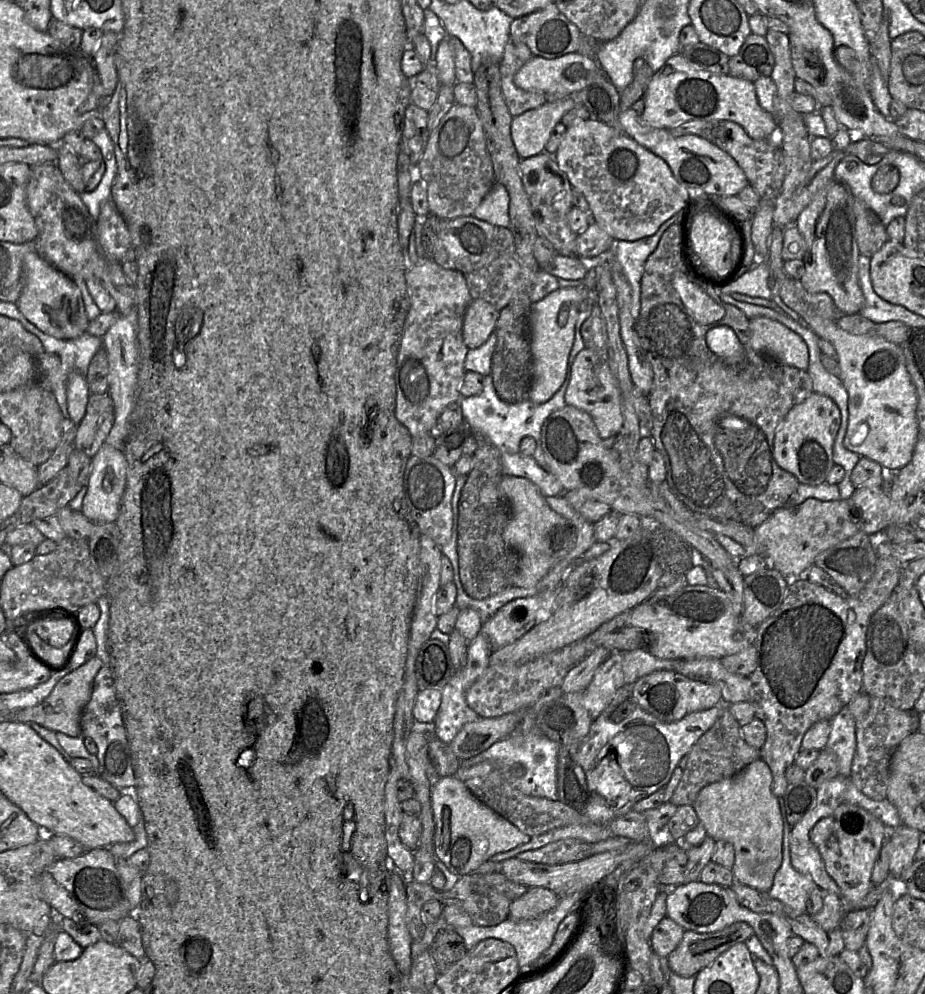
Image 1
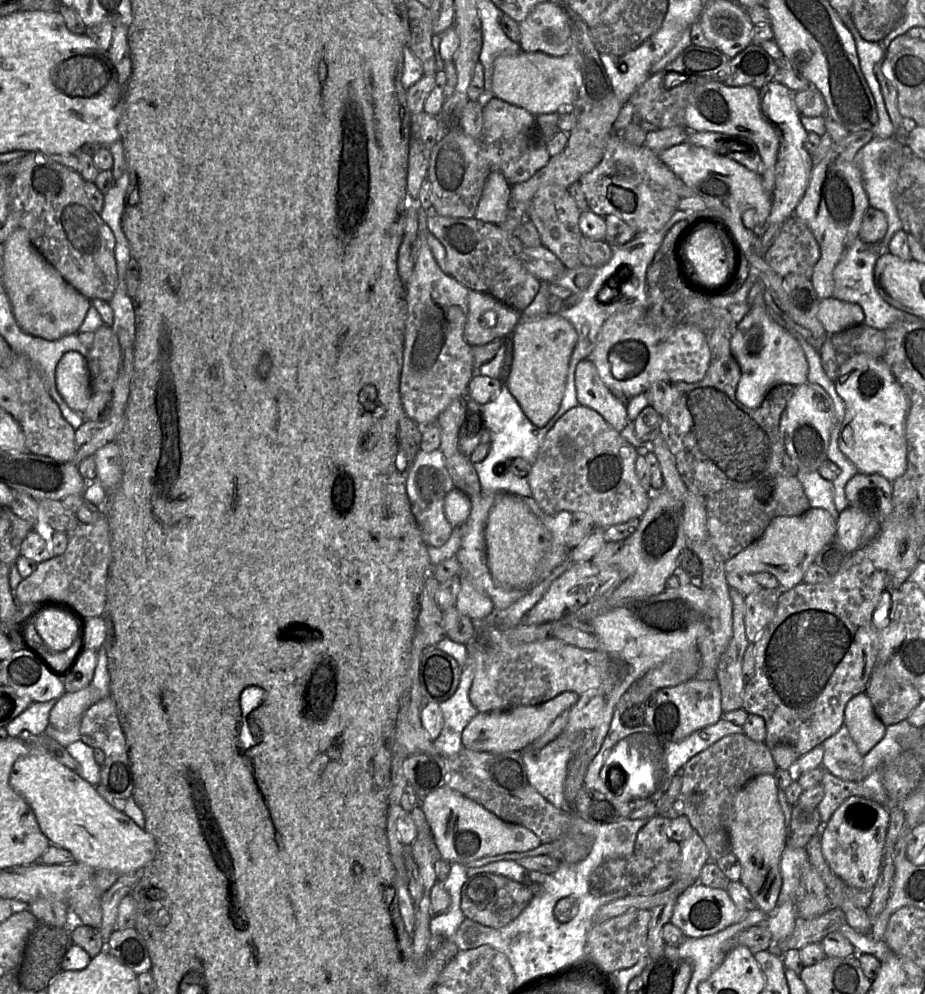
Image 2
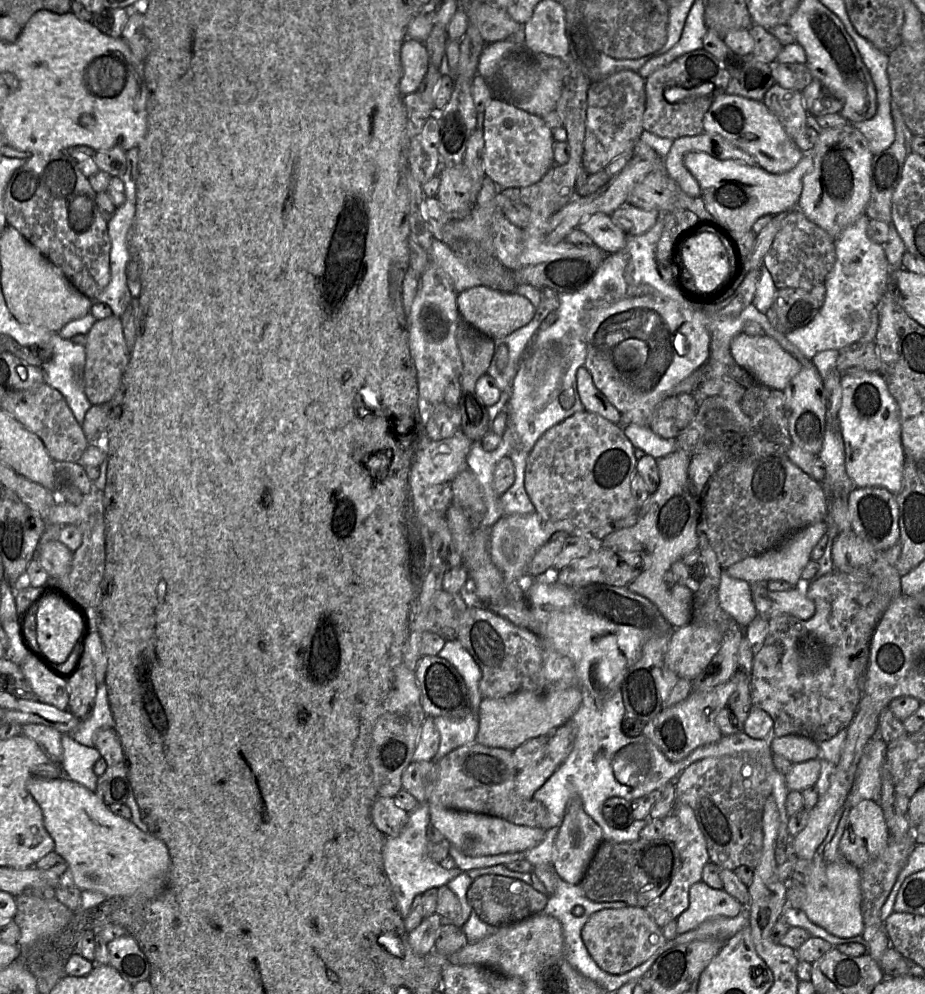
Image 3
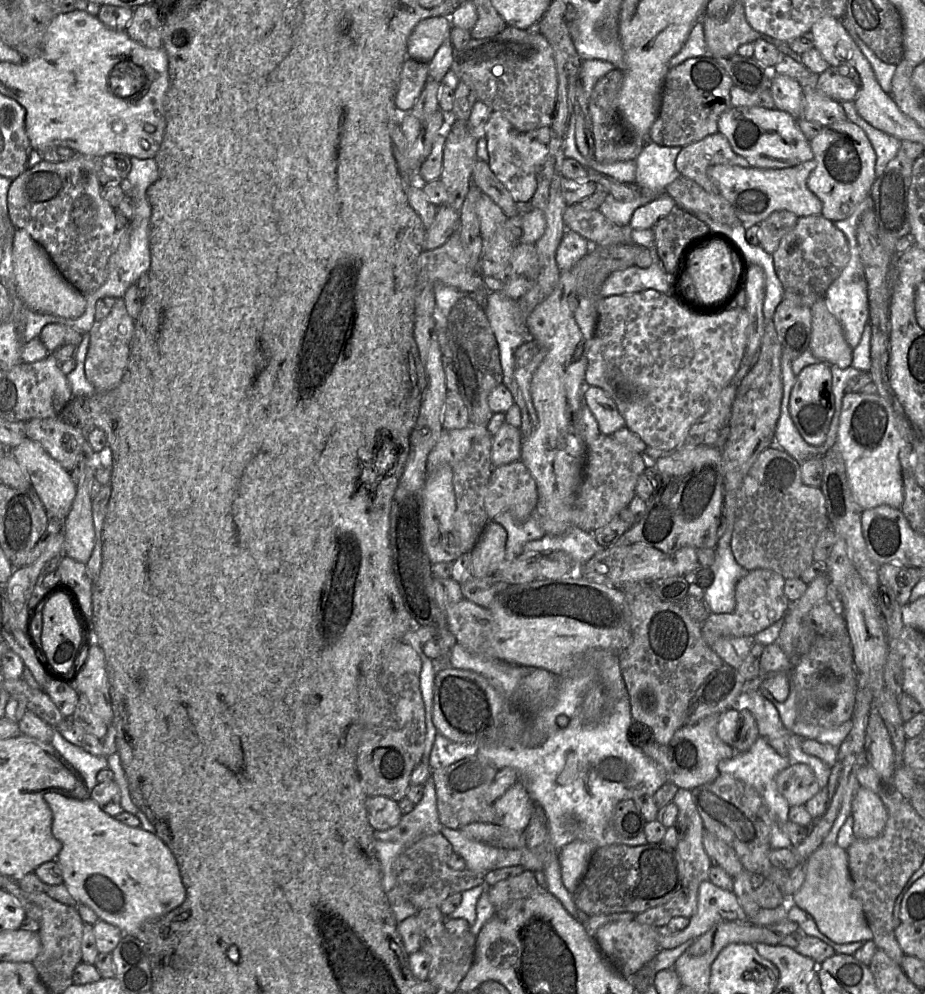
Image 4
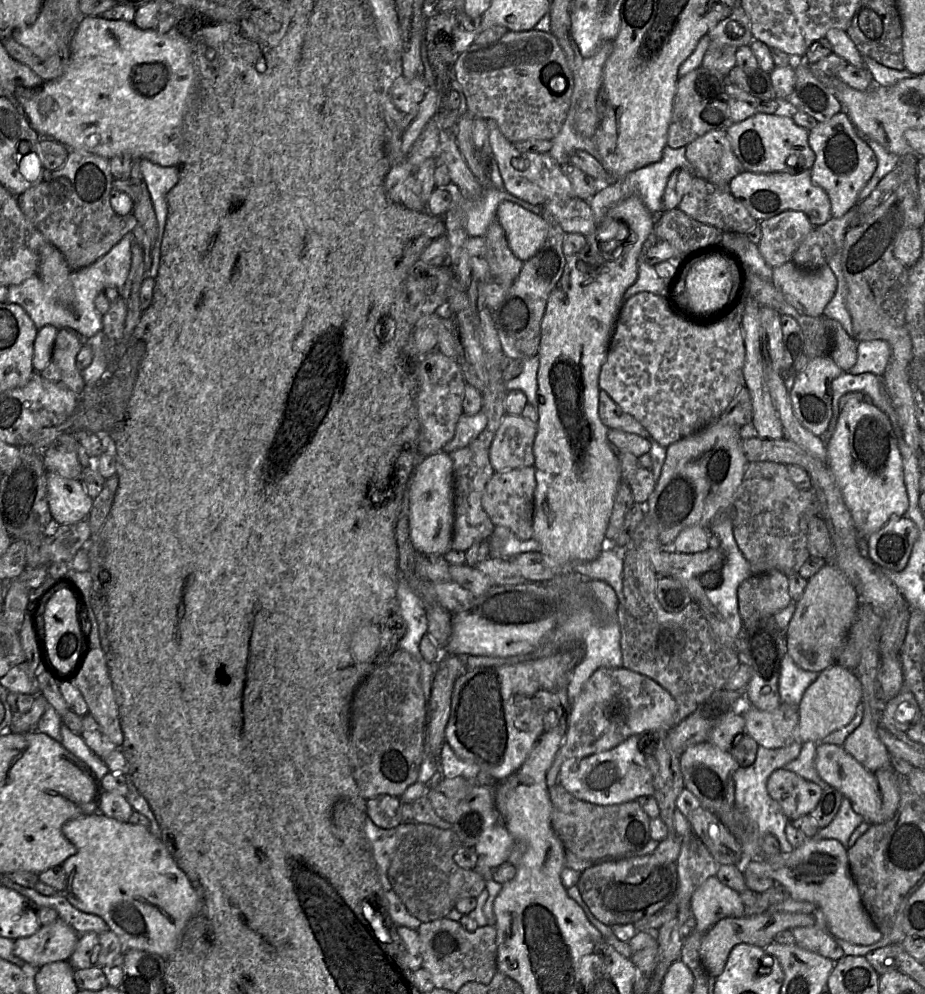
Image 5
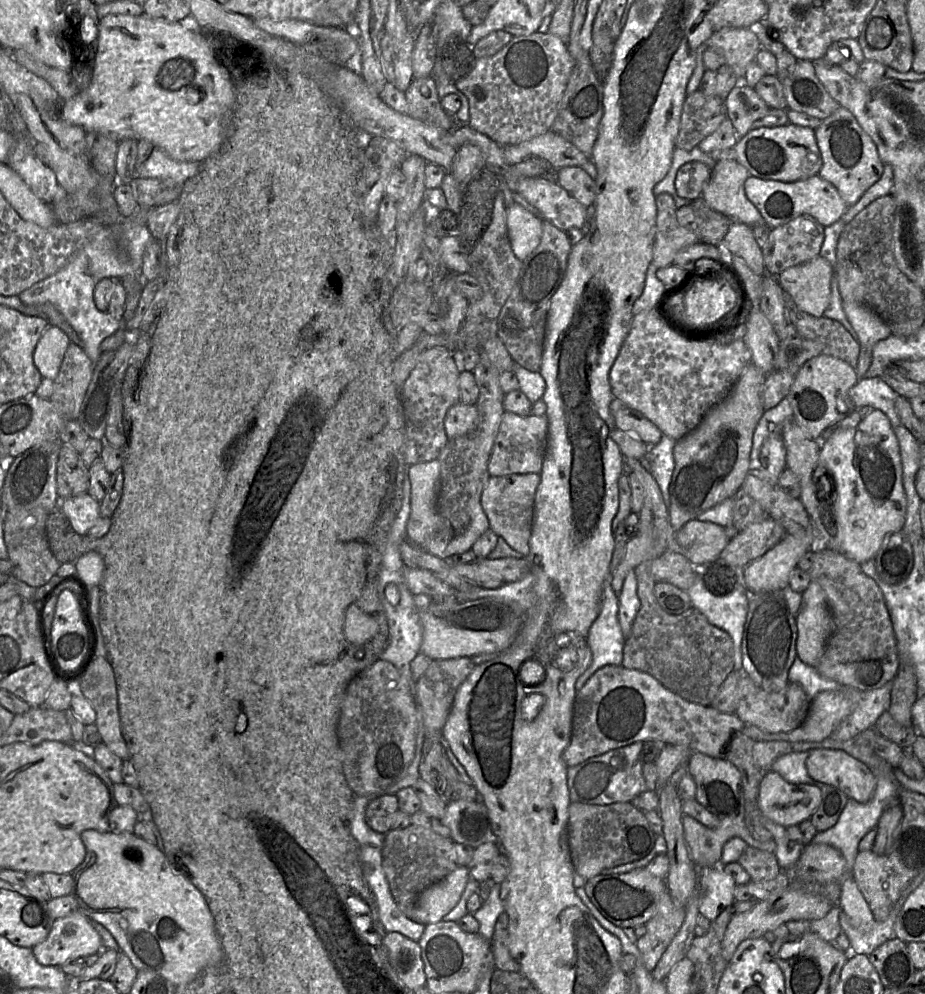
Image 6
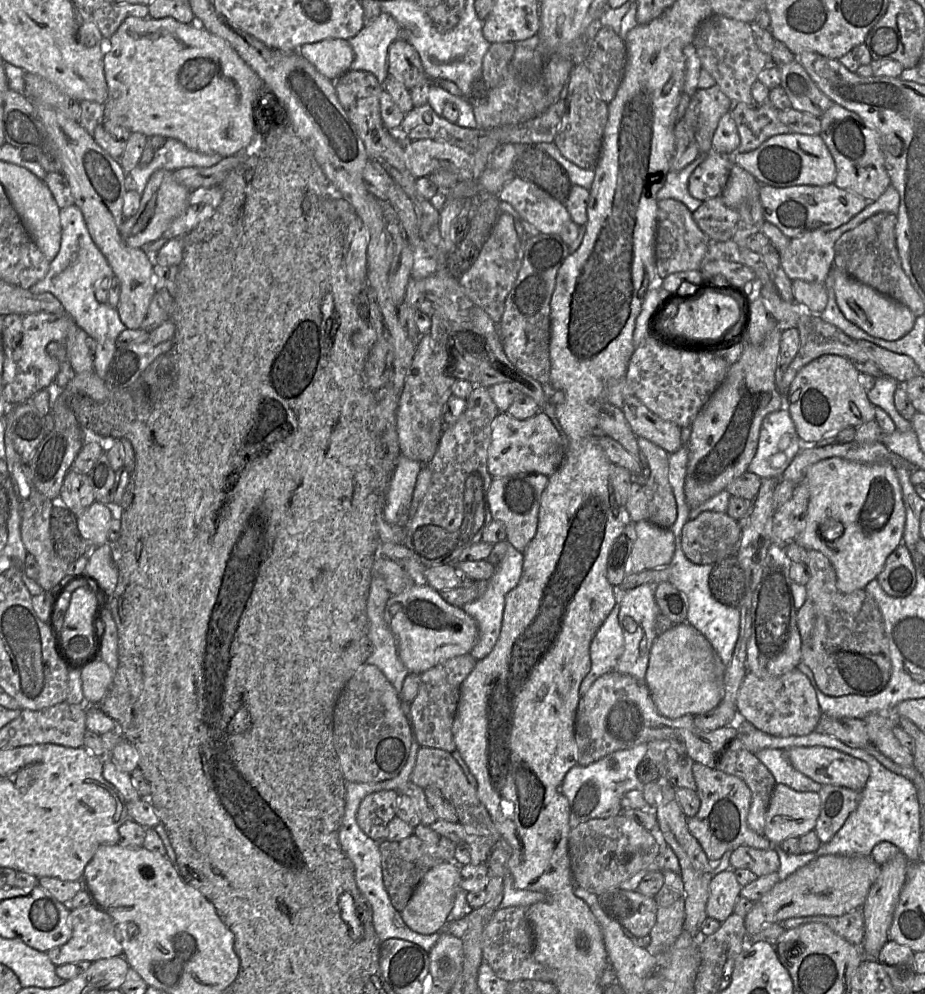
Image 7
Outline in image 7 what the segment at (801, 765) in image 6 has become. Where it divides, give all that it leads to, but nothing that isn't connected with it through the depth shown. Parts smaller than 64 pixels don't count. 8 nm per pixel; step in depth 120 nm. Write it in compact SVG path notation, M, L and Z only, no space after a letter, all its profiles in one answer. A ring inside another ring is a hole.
M762 749L755 756L767 767L776 783L802 792L819 792L823 785L813 781L796 770L787 757L787 751L782 749Z

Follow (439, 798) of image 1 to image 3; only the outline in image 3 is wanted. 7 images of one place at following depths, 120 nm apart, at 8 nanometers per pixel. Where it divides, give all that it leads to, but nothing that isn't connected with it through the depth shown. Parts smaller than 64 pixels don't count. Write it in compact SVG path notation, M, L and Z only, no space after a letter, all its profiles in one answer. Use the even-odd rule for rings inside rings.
M428 802L431 825L439 830L461 853L471 856L488 856L508 852L527 851L545 837L545 830L513 824L499 817L440 808Z

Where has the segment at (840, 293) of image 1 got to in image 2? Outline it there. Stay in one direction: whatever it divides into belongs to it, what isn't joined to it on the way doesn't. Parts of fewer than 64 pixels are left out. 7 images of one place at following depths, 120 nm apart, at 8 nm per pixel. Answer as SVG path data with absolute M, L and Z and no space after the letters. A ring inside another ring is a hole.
M861 130L834 142L822 160L814 165L806 191L795 209L794 216L809 227L820 247L821 256L810 277L820 300L832 297L834 268L859 237L863 216L870 207L856 154L875 137L872 130Z

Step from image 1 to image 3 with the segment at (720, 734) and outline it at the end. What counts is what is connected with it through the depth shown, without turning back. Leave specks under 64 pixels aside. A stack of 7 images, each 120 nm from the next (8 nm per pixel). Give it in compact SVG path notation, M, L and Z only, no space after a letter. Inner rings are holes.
M770 751L740 752L707 757L691 763L677 776L675 815L682 804L693 809L706 840L710 861L720 868L734 870L745 865L754 869L760 861L763 847L763 810L766 800L772 795L772 775L776 769L772 754Z

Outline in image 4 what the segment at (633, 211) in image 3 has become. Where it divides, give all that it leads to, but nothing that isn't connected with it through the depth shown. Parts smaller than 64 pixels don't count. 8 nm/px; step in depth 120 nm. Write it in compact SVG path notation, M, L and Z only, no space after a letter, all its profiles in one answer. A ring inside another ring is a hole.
M664 192L648 203L637 208L629 222L633 230L653 229L659 220L667 216L675 207L676 201Z

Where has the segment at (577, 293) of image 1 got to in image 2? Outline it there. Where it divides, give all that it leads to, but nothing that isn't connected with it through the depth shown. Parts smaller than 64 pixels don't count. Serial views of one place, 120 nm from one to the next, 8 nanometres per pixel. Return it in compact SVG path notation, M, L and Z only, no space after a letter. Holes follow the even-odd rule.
M558 314L523 317L509 337L513 361L510 374L503 384L514 396L523 413L537 427L545 426L555 415L561 402L571 354L577 342L572 324Z

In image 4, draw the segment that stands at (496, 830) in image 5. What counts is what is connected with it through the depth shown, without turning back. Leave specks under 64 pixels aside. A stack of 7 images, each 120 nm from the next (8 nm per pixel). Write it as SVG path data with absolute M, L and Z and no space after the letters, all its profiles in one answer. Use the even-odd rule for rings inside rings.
M517 781L494 803L494 810L497 824L507 830L524 833L535 811L535 803L526 786Z

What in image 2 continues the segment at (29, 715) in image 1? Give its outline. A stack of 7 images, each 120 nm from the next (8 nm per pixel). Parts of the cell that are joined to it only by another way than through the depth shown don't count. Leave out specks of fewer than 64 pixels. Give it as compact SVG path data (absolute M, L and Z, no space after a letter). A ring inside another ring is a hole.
M89 685L77 692L64 693L50 710L49 724L58 730L79 725L85 711L98 700L98 691Z

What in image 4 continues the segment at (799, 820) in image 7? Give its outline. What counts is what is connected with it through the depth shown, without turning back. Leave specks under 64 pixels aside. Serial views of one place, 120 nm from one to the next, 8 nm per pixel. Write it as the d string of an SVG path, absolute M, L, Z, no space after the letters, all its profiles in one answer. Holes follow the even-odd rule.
M790 764L775 778L779 793L790 806L805 805L820 787L812 769L806 764Z

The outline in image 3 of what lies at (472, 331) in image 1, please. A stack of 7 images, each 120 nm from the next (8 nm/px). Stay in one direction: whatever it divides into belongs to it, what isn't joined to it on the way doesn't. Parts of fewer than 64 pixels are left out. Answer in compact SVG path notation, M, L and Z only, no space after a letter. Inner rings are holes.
M475 286L458 294L457 307L461 319L493 339L510 335L527 325L536 313L536 307L517 293L505 293L486 286Z

